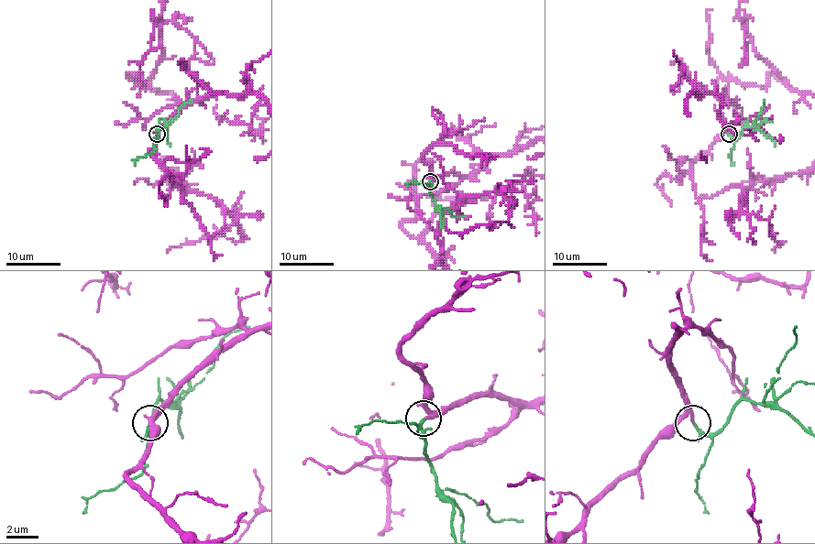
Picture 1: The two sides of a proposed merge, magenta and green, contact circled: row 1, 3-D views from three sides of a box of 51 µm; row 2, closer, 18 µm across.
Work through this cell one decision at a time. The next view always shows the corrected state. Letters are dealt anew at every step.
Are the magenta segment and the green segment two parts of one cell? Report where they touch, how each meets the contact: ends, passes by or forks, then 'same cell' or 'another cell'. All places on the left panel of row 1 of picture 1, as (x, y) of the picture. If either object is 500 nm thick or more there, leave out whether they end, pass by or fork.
place (157, 134); magenta passes by; green forks; same cell

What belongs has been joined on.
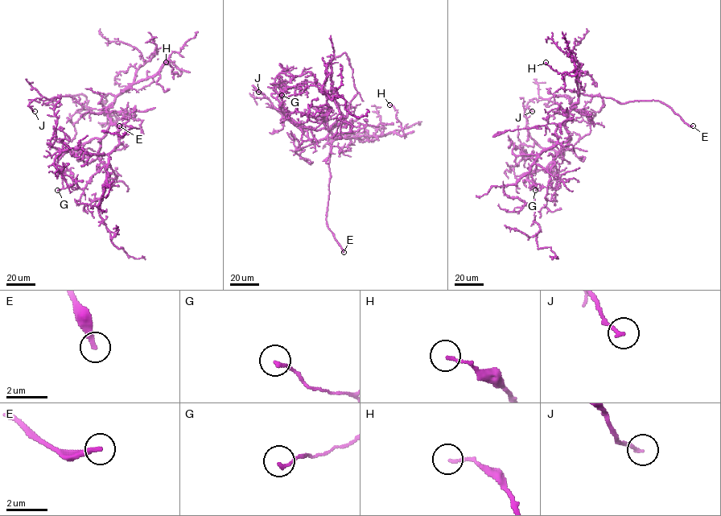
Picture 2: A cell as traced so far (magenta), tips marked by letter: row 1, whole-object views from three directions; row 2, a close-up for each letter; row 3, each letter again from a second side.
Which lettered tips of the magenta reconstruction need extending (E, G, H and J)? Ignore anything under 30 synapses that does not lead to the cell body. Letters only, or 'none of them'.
E

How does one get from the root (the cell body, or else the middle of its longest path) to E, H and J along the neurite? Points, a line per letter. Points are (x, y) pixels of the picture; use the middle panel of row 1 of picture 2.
E: (339, 110), (344, 116), (330, 130), (339, 138), (331, 142), (330, 150), (326, 223), (344, 252)
H: (339, 110), (344, 116), (330, 130), (337, 138), (393, 132), (405, 136), (397, 110), (389, 105)
J: (339, 110), (344, 116), (329, 134), (323, 138), (313, 142), (306, 130), (286, 120), (258, 92)

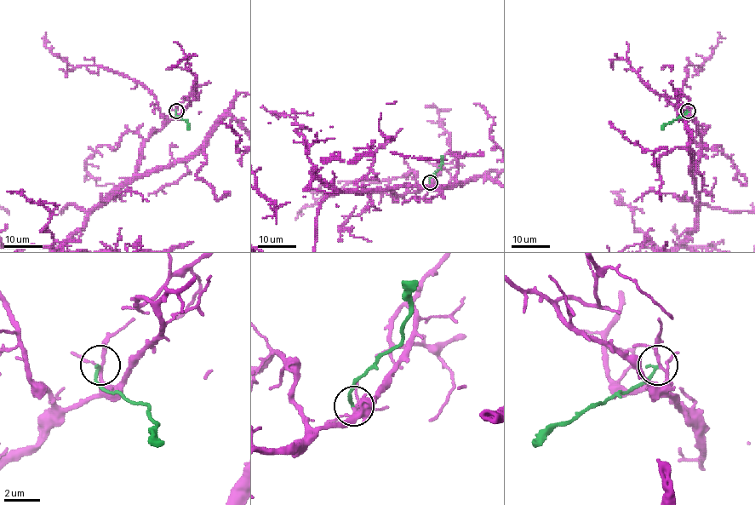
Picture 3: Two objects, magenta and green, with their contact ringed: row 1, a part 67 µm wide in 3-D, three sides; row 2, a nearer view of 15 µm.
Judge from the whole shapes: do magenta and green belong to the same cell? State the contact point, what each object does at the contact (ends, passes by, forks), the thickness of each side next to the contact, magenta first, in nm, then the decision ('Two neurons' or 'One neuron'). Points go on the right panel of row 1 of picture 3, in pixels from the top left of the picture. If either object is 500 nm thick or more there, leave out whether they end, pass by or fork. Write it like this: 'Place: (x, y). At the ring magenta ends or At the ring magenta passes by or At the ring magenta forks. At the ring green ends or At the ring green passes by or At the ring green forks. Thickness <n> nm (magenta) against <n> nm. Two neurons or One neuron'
Place: (688, 111). At the ring magenta forks. At the ring green ends. Thickness 150 nm (magenta) against 170 nm. One neuron

